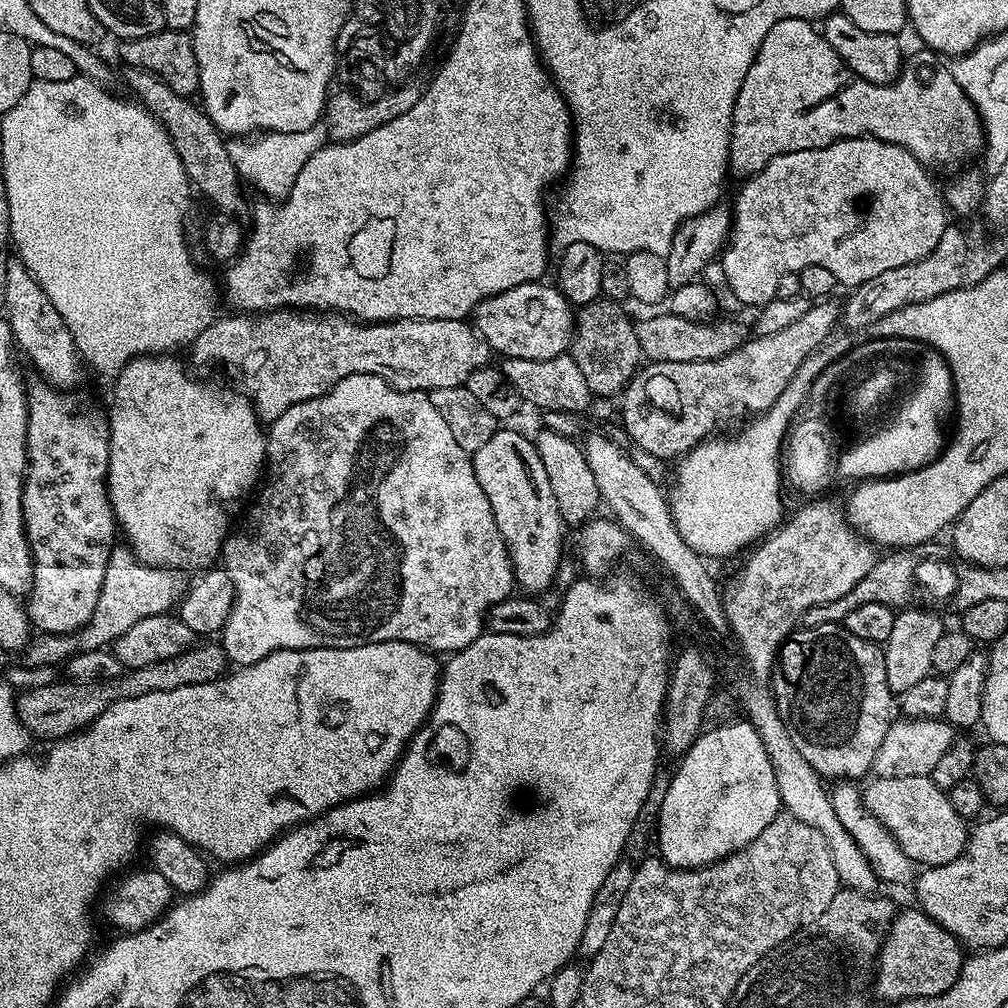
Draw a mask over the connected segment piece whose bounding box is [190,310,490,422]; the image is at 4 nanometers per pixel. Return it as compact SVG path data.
M269 310L259 314L232 314L221 320L213 319L191 341L192 356L200 364L213 360L216 364L229 364L240 368L244 375L244 388L256 415L261 421L276 420L290 406L313 400L325 394L341 380L352 374L381 376L403 392L428 392L442 386L467 385L474 370L489 363L488 343L467 319L462 320L385 320L383 322L357 322L344 314L313 314L308 310Z

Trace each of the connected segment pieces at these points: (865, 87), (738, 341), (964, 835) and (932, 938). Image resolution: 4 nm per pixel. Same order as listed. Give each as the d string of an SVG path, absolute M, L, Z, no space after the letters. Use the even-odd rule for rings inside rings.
M786 18L782 22L778 22L774 26L770 26L770 34L766 34L766 38L762 38L762 46L756 51L754 62L750 66L750 70L746 70L746 78L742 82L742 86L738 90L738 98L734 102L734 114L732 115L732 137L730 138L730 146L728 147L728 162L731 171L737 172L740 178L753 176L755 172L761 172L770 161L778 158L787 152L797 152L798 150L810 150L811 148L821 148L827 144L832 144L835 140L852 140L856 136L873 136L876 140L888 142L899 148L904 148L910 144L910 140L904 138L896 138L892 130L884 128L880 124L880 120L876 118L880 116L888 116L888 118L904 118L914 110L916 104L916 76L897 76L890 84L871 84L866 82L858 74L851 72L842 62L842 58L838 58L838 54L834 54L834 46L830 46L830 42L826 42L823 31L812 29L813 25L807 20L799 20L798 18Z
M665 314L648 316L645 320L635 321L636 337L641 353L652 362L698 362L717 360L728 356L746 340L746 334L736 324L697 322L684 317Z
M876 776L863 789L864 806L869 816L900 845L917 865L937 868L952 862L968 845L970 824L960 817L947 791L934 784L931 776L886 778Z
M911 907L905 912L904 909L899 911L892 919L892 925L880 944L880 955L874 968L876 992L889 1002L942 994L954 986L964 971L966 952L960 941L921 912L919 907Z

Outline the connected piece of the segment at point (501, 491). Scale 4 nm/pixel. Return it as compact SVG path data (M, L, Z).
M508 426L501 427L482 446L482 450L471 453L472 470L482 488L482 494L490 502L490 510L494 514L494 522L508 548L508 560L512 564L514 584L524 594L540 594L552 584L552 579L560 572L560 555L564 552L564 531L566 525L558 510L558 502L554 498L554 490L550 490L550 478L546 478L546 466L542 466L542 458L538 458L538 450L531 439L528 440L520 432L511 432Z

